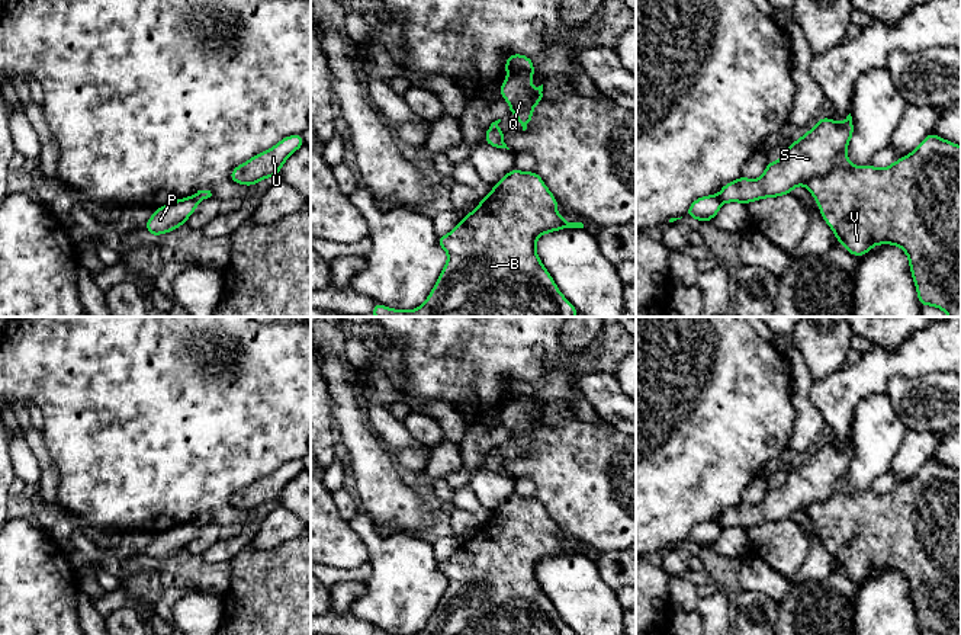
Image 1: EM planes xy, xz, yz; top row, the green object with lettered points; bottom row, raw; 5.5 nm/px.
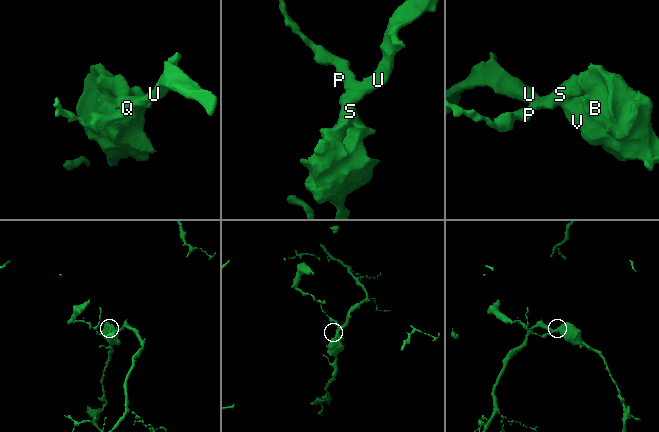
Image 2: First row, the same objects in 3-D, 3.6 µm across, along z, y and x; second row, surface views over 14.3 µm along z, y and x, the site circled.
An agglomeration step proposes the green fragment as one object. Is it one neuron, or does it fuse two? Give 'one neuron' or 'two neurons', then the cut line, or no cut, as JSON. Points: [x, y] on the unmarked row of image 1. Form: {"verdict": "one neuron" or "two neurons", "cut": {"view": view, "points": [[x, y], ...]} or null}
{"verdict": "two neurons", "cut": {"view": "xz", "points": [[530, 395], [510, 401]]}}

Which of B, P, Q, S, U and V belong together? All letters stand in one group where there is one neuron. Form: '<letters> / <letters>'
B Q S U V / P

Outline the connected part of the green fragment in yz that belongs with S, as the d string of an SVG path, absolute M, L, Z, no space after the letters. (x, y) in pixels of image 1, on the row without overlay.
M851 439L842 449L822 442L813 455L787 472L787 480L781 485L768 488L761 504L751 506L740 501L721 513L719 525L748 530L758 525L791 519L796 511L806 510L836 565L851 580L861 583L875 570L896 570L909 583L919 629L961 635L961 472L931 458L913 478L896 485L887 494L875 494L871 490L859 493L852 491L846 482L852 459Z

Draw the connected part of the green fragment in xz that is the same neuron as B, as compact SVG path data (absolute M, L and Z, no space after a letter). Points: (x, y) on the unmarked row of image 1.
M512 494L454 555L437 562L449 586L427 626L417 635L575 635L536 578L541 559L584 554L582 548L565 546L556 538L557 529L537 497Z

